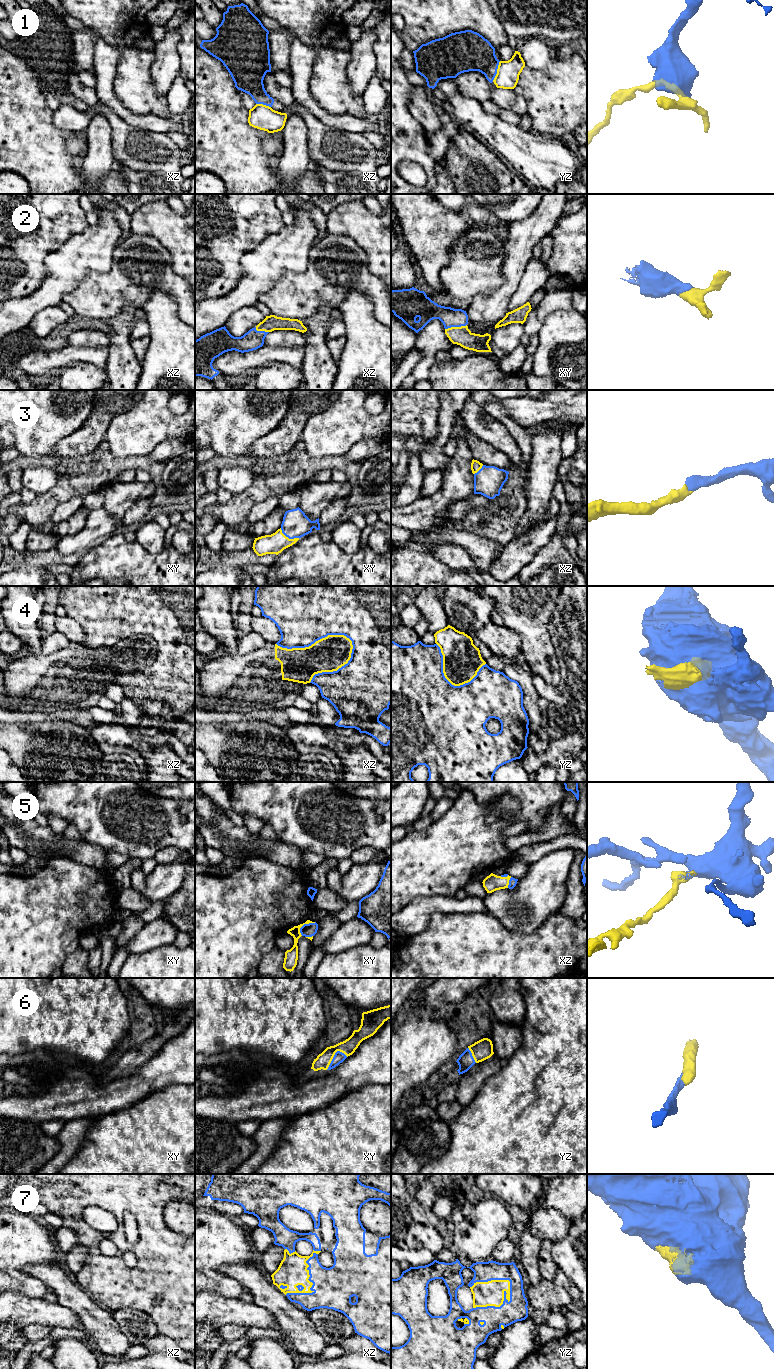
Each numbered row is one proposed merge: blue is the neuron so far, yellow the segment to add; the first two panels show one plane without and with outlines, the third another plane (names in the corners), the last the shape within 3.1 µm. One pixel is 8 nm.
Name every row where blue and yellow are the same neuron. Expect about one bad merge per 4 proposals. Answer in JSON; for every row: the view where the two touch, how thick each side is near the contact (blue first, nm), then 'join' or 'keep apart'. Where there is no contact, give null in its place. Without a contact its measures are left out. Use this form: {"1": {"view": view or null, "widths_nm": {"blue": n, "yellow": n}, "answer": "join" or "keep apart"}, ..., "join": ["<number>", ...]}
{"1": {"view": "yz", "widths_nm": {"blue": 300, "yellow": 180}, "answer": "keep apart"}, "2": {"view": "xy", "widths_nm": {"blue": 160, "yellow": 150}, "answer": "join"}, "3": {"view": "xy", "widths_nm": {"blue": 220, "yellow": 160}, "answer": "join"}, "4": {"view": "xz", "widths_nm": {"blue": 500, "yellow": 280}, "answer": "keep apart"}, "5": {"view": "xy", "widths_nm": {"blue": 110, "yellow": 80}, "answer": "join"}, "6": {"view": "xy", "widths_nm": {"blue": 90, "yellow": 120}, "answer": "join"}, "7": {"view": "yz", "widths_nm": {"blue": 180, "yellow": 200}, "answer": "join"}, "join": ["2", "3", "5", "6", "7"]}

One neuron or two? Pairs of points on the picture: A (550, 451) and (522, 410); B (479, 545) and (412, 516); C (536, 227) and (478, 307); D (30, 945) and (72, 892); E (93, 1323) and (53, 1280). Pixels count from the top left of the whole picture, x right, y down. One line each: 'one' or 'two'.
A: two
B: two
C: one
D: one
E: one

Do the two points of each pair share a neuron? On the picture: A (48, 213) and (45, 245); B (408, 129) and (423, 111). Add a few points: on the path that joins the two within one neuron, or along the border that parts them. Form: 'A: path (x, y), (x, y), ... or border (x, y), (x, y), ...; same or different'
A: path (45, 221), (45, 237); same
B: border (410, 96), (409, 111), (427, 133); different

